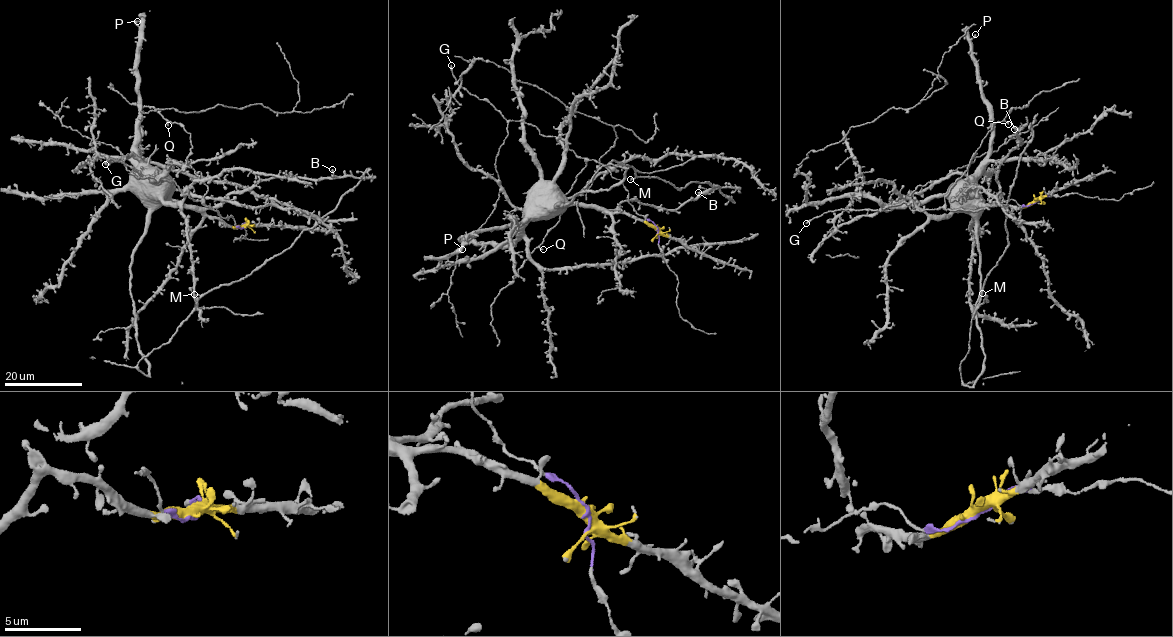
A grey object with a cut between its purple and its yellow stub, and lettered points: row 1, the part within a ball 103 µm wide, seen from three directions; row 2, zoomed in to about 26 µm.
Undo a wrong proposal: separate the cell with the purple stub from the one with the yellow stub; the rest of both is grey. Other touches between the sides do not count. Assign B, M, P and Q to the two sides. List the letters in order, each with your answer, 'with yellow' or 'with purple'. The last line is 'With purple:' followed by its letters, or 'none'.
B: with yellow
M: with yellow
P: with yellow
Q: with purple
With purple: Q

